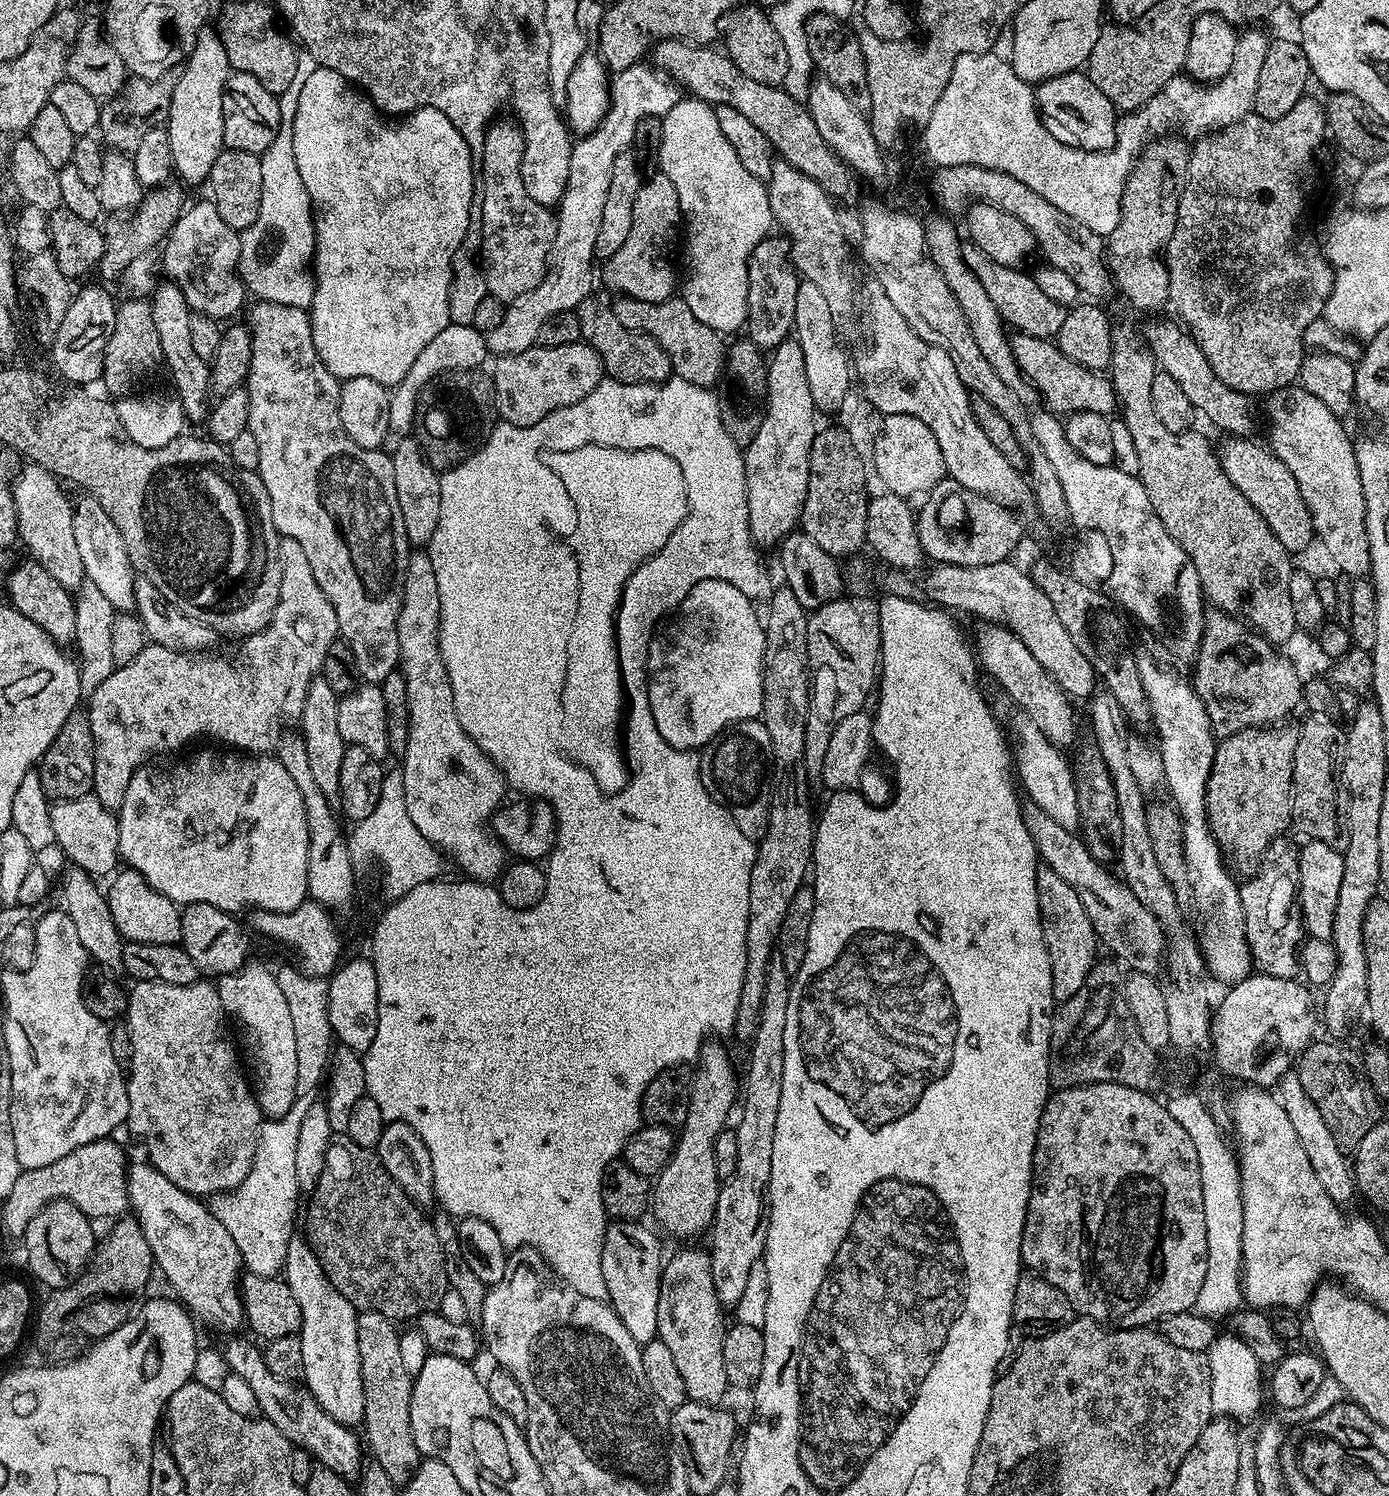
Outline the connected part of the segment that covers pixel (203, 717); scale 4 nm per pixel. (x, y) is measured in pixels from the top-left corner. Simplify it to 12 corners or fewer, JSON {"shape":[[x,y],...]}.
{"shape":[[302,546],[240,664],[145,644],[87,701],[91,795],[199,736],[268,754],[340,627]]}

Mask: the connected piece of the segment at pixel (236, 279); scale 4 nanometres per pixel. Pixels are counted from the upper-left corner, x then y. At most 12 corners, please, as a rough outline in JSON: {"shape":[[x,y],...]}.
{"shape":[[211,199],[185,207],[162,245],[193,313],[245,307],[240,232]]}

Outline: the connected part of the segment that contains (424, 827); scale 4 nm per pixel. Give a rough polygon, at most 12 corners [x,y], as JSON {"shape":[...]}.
{"shape":[[408,557],[398,616],[406,813],[470,880],[499,881],[506,781],[462,730],[438,578]]}

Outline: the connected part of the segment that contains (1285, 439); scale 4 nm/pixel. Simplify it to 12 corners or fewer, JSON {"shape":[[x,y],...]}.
{"shape":[[1304,387],[1268,404],[1270,451],[1349,576],[1371,571],[1353,437]]}

